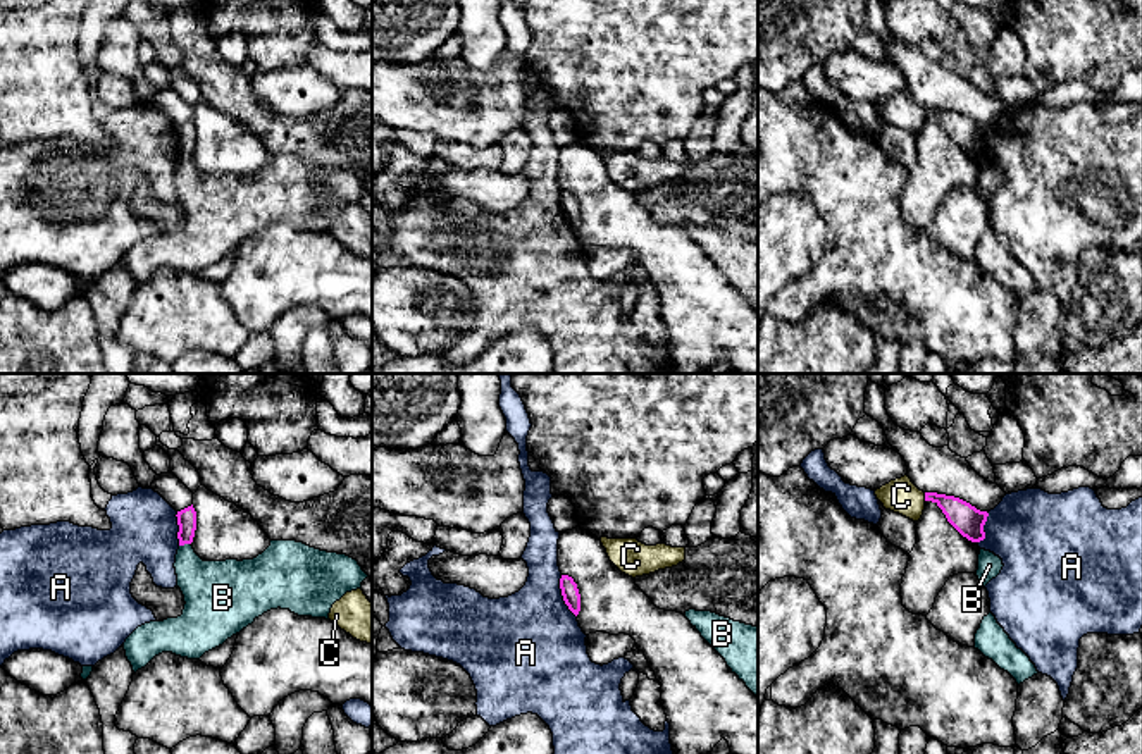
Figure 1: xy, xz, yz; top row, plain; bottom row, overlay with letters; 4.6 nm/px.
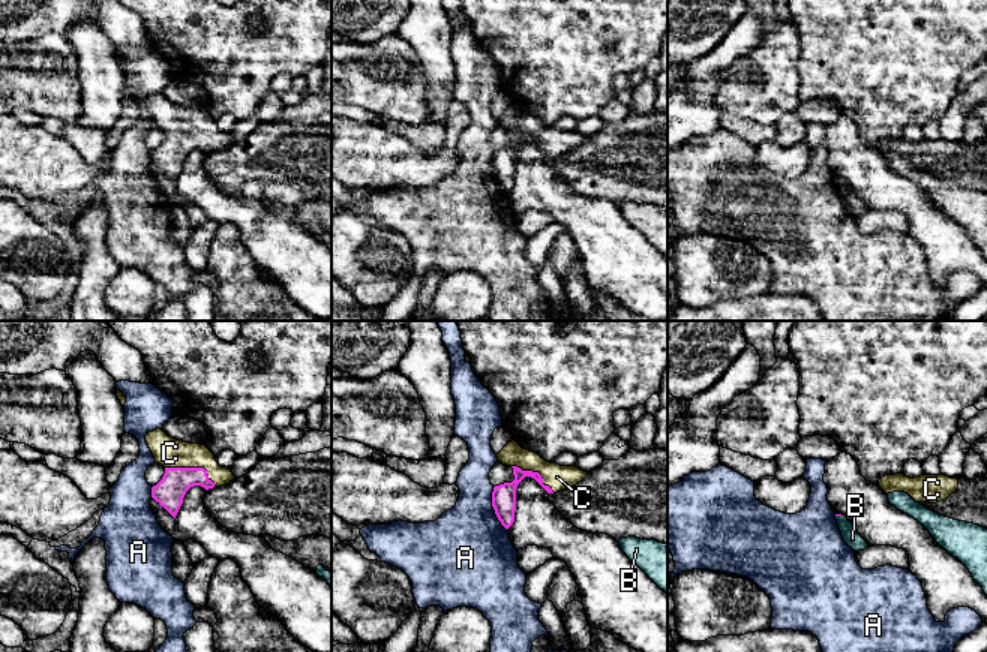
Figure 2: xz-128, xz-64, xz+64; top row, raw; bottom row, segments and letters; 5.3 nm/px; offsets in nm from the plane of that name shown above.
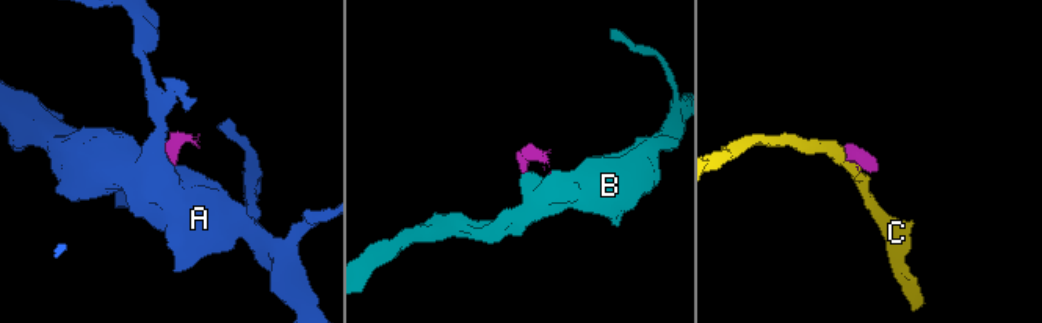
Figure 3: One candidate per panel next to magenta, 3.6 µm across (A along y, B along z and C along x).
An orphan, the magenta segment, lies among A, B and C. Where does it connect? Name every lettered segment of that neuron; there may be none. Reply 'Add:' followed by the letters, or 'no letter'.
Add: C

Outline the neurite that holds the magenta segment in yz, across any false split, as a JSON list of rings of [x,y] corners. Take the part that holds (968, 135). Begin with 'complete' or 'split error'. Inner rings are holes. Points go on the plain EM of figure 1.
split error; [[[908,90],[891,95],[875,105],[877,114],[885,124],[899,127],[913,136],[923,129],[925,117],[935,117],[947,136],[968,155],[980,157],[985,153],[984,139],[989,127],[980,126],[970,117],[946,108],[920,105]]]

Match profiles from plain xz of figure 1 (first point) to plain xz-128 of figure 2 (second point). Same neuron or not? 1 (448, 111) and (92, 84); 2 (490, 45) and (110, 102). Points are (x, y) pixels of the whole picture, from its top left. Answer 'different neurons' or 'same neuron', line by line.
1: different neurons
2: same neuron

